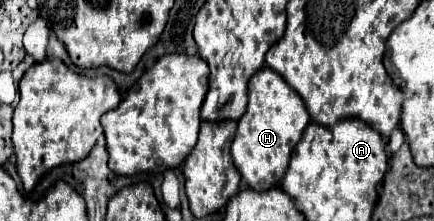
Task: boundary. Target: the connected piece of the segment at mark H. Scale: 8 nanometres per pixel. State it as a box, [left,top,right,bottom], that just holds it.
[232,67,310,191]

